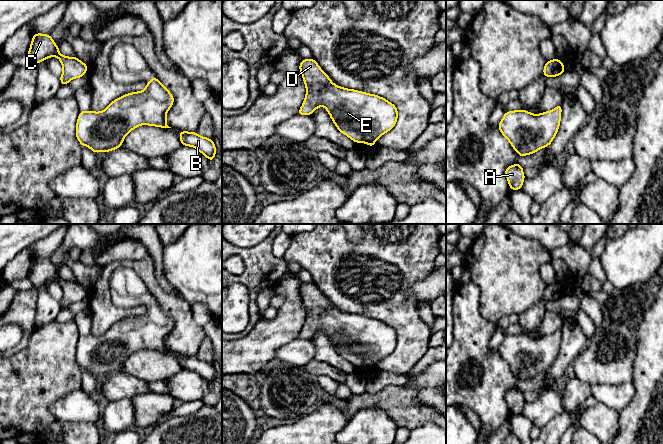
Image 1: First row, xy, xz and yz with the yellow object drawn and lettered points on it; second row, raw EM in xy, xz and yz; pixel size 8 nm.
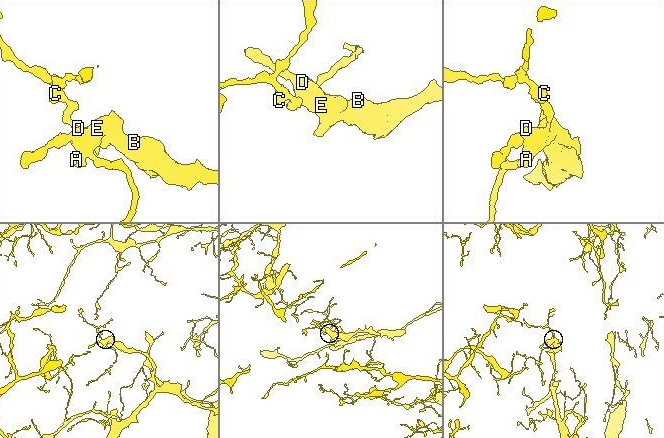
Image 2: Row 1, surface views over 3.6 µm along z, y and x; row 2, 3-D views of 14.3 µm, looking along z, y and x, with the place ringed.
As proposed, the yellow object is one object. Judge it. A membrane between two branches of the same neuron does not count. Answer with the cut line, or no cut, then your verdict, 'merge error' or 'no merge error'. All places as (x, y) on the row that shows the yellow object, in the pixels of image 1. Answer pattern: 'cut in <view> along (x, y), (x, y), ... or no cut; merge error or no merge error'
no cut; no merge error

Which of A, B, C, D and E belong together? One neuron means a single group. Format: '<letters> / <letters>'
A B C D E

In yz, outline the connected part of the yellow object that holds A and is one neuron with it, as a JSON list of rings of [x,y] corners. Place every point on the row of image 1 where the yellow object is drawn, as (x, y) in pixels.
[[[513,164],[505,169],[505,176],[510,186],[510,190],[519,190],[525,180],[523,167],[518,164]]]

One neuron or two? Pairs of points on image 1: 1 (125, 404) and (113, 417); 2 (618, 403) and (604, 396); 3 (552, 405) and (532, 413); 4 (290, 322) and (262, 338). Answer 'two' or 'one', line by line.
1: one
2: one
3: one
4: one

